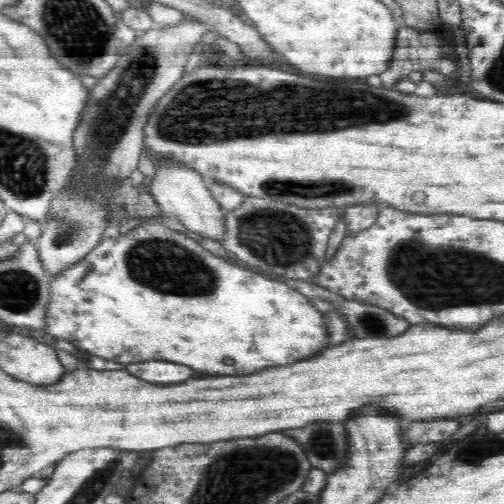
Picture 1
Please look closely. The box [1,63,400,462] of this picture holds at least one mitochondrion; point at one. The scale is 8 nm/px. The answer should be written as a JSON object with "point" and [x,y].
{"point":[166,266]}

